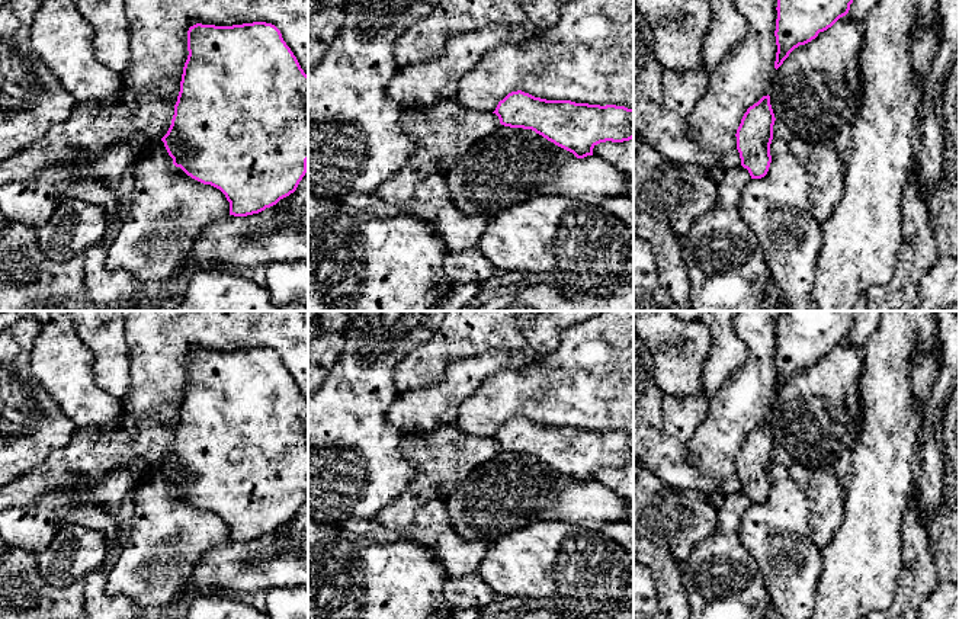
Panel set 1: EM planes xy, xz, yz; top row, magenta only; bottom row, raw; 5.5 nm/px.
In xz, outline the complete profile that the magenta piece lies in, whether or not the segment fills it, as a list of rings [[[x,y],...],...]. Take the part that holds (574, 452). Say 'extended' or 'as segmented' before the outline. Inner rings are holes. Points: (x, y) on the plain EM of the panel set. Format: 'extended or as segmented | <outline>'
as segmented | [[[517,416],[500,426],[493,439],[501,450],[532,455],[577,484],[593,481],[600,468],[634,464],[634,434],[625,432],[546,426]]]

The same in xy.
as segmented | [[[253,347],[232,352],[215,352],[196,349],[187,356],[187,385],[183,392],[180,417],[174,430],[174,440],[167,459],[161,464],[173,490],[180,493],[187,501],[219,514],[230,527],[230,541],[247,542],[259,539],[276,530],[280,525],[294,519],[308,497],[308,401],[301,394],[296,382],[286,371],[280,356],[266,347]]]

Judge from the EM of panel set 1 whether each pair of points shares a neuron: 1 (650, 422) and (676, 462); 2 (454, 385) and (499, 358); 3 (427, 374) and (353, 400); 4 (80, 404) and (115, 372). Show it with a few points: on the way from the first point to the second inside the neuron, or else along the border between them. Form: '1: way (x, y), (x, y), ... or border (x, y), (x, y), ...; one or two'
1: way (650, 432), (650, 436), (666, 452); one
2: way (465, 377), (487, 363); one
3: border (409, 353), (394, 369), (394, 385), (398, 393); two
4: border (92, 353), (93, 381), (121, 403); two

